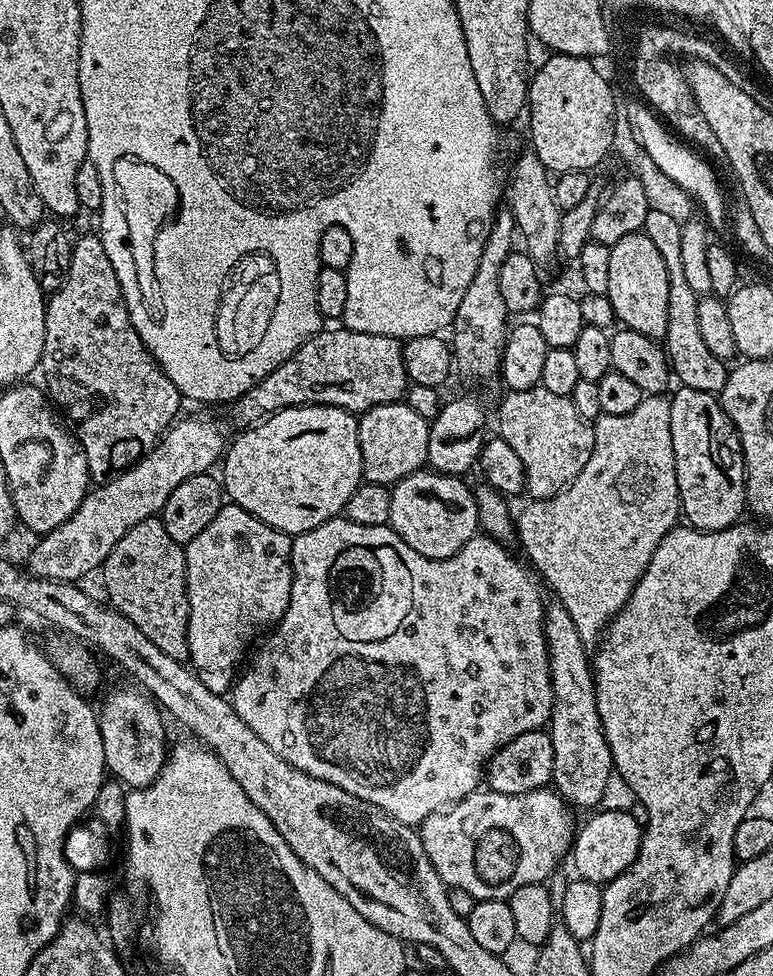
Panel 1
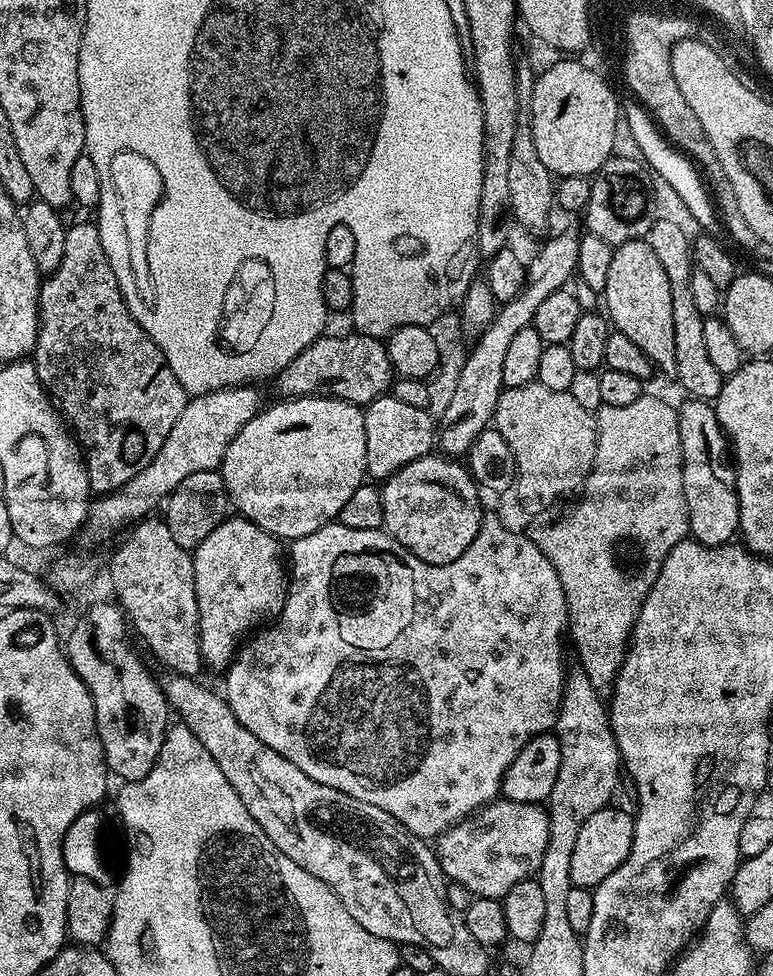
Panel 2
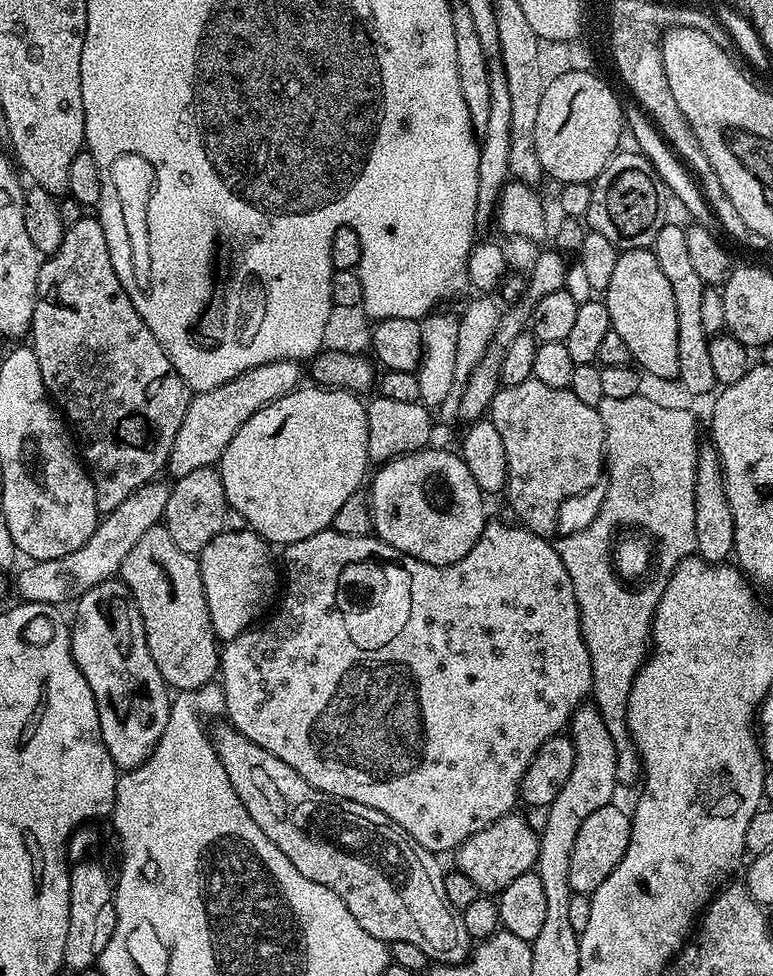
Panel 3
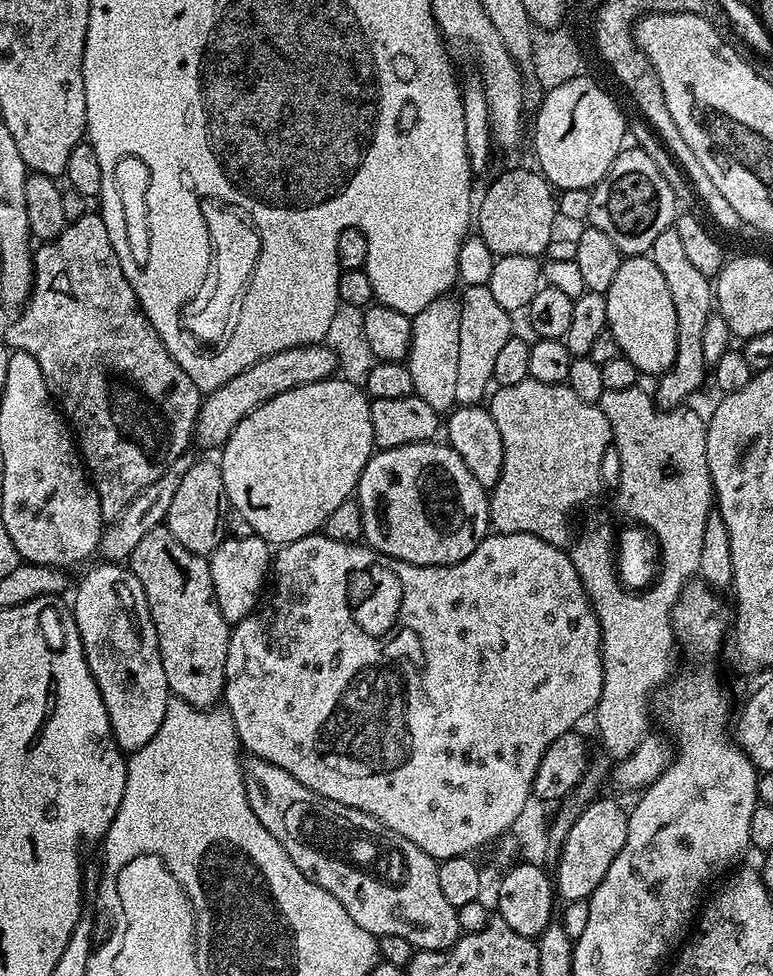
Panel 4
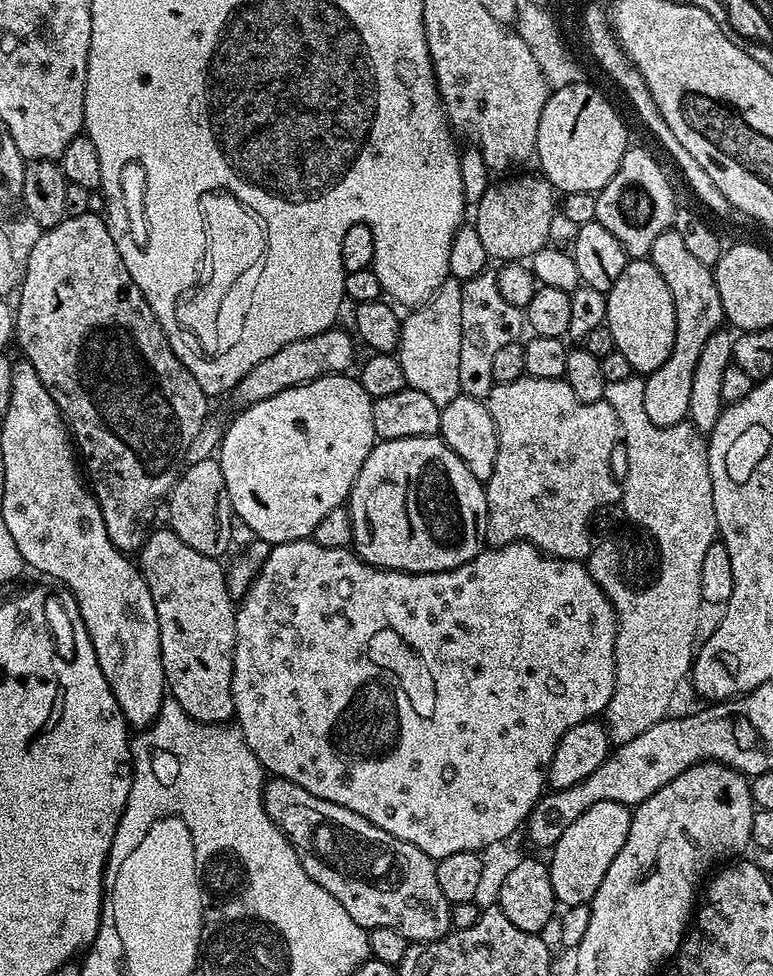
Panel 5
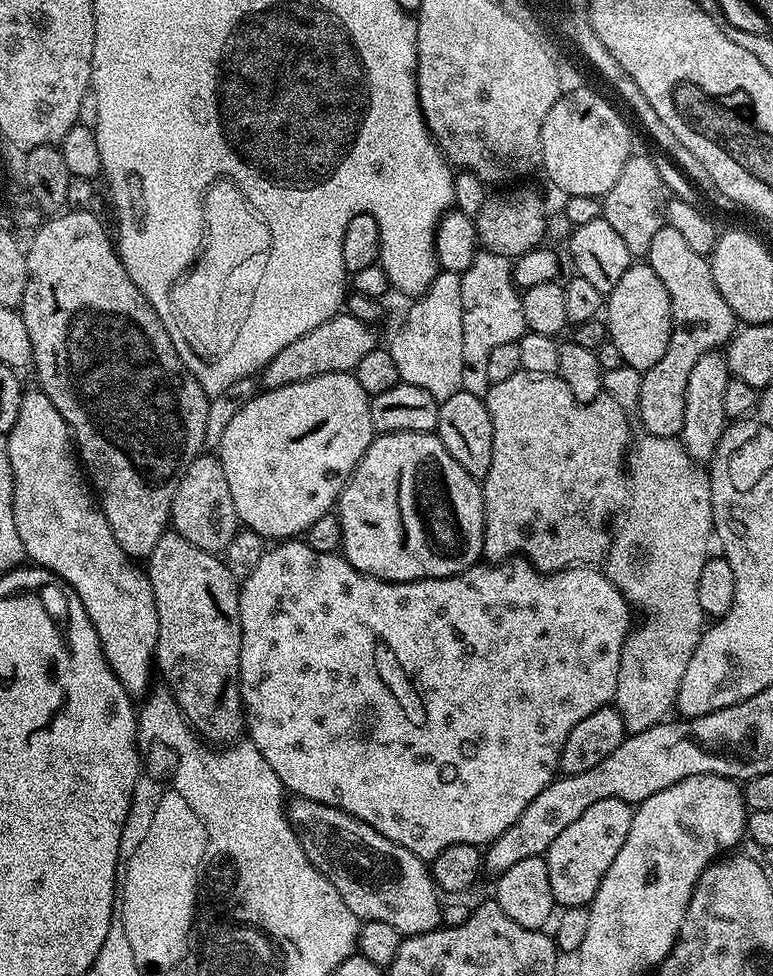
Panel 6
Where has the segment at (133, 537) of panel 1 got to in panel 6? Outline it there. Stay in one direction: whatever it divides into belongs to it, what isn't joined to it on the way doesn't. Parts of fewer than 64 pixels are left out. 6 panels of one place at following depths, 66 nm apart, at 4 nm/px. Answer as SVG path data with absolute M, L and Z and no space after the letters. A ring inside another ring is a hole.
M169 530L162 534L162 538L158 538L158 546L154 546L154 550L146 557L146 571L148 573L148 581L152 587L152 593L154 594L154 606L158 610L158 642L156 643L155 667L158 669L159 675L160 672L164 675L163 683L172 691L172 697L176 699L178 706L184 711L184 716L188 719L188 723L196 729L197 733L205 741L211 742L213 745L227 746L241 739L246 725L244 722L244 703L240 697L240 647L242 646L240 589L238 580L232 577L231 570L220 559L219 555L206 550L198 550L198 546L186 542L186 538L182 538L174 530Z

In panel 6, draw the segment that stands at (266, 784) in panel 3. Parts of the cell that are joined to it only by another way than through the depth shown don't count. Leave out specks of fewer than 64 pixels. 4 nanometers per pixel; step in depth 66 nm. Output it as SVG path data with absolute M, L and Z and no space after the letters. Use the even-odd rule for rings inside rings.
M296 798L287 805L288 819L300 838L300 845L306 850L306 858L310 858L320 873L331 882L334 890L342 894L342 902L354 910L357 920L363 922L386 922L400 932L401 937L417 936L423 932L432 932L442 924L442 900L432 880L429 865L420 860L406 846L398 846L398 842L390 842L378 830L374 830L366 822L346 814L340 808L331 808L313 800Z

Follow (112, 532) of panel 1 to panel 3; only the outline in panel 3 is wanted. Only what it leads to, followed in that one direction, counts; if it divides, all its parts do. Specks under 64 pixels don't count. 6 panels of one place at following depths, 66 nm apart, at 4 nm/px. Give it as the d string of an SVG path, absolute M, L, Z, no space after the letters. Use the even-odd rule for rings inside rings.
M298 360L268 362L266 366L254 366L254 370L238 374L238 378L230 378L230 382L222 386L214 386L214 390L195 393L188 404L186 418L182 418L178 438L174 438L167 471L179 478L190 474L190 470L219 465L226 446L230 446L230 438L234 438L234 434L242 430L250 417L258 414L258 410L262 410L279 396L290 394L301 387L300 368L302 364Z

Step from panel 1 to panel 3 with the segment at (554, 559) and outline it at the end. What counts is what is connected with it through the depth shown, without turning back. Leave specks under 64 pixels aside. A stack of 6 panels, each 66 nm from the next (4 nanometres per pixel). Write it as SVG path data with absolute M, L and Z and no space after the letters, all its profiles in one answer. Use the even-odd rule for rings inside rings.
M647 394L638 396L631 396L630 398L604 398L600 403L600 417L604 423L604 450L606 453L606 484L608 480L608 489L604 492L604 501L600 504L600 513L585 526L581 532L572 532L569 536L564 536L561 540L555 541L556 553L558 558L562 558L562 566L566 566L566 574L570 574L570 582L574 586L574 598L578 602L578 610L580 611L580 625L582 626L582 638L586 642L586 650L590 654L590 666L592 667L592 695L591 699L594 701L594 706L602 714L602 722L606 722L606 730L610 730L610 738L614 738L616 743L616 782L617 785L632 788L641 783L642 780L642 765L640 762L640 753L636 751L636 744L630 739L628 734L628 699L630 698L630 690L634 678L640 672L641 666L650 655L650 641L652 639L652 619L656 613L658 602L664 593L664 584L660 583L655 587L649 587L645 591L640 592L640 595L633 595L628 592L620 592L616 586L612 586L612 576L609 575L608 563L602 562L606 558L605 548L611 545L612 540L609 538L608 533L612 530L613 526L620 522L635 522L647 524L656 532L656 536L660 540L660 561L662 562L662 570L666 574L670 574L676 569L687 556L693 555L696 552L696 534L694 522L694 486L696 485L696 463L700 457L700 449L702 441L696 437L696 416L688 408L671 408L668 404L659 404L656 400L651 400Z

